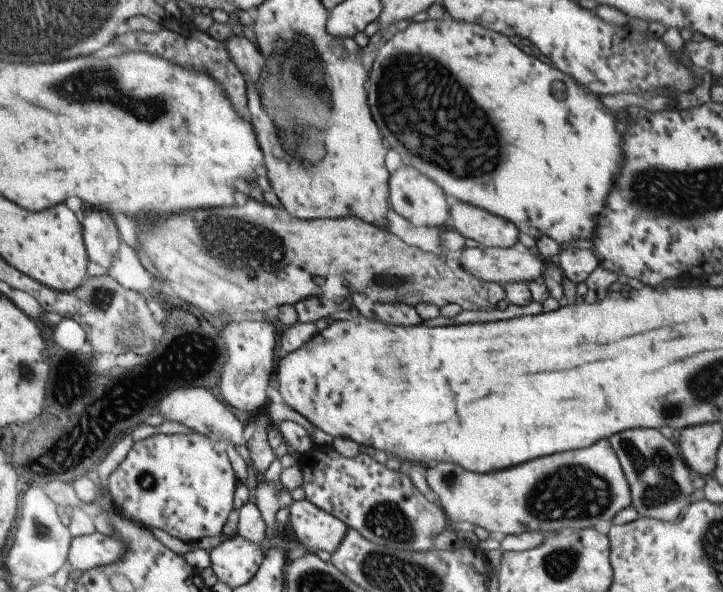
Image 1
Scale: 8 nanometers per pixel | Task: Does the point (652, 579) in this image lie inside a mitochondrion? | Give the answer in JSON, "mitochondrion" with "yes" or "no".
{"mitochondrion":"no"}

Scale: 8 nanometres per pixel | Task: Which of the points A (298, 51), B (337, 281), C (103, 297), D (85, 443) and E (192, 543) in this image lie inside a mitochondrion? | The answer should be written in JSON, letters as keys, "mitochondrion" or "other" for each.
{"A":"mitochondrion","B":"other","C":"mitochondrion","D":"mitochondrion","E":"other"}

